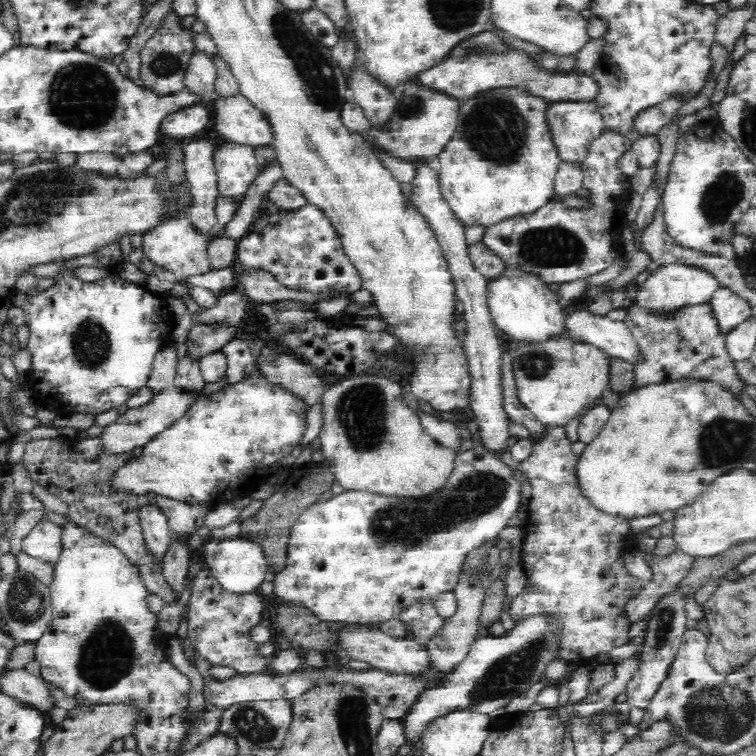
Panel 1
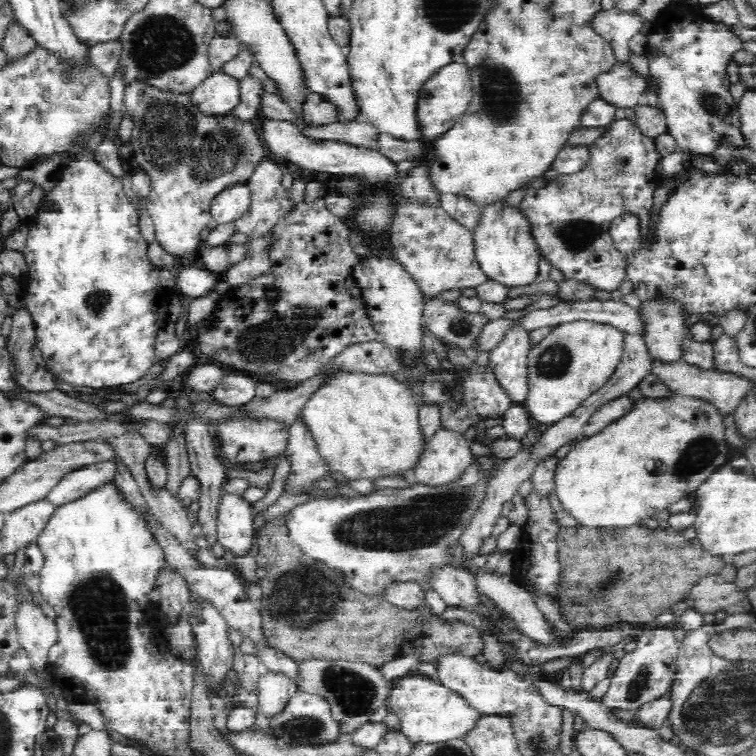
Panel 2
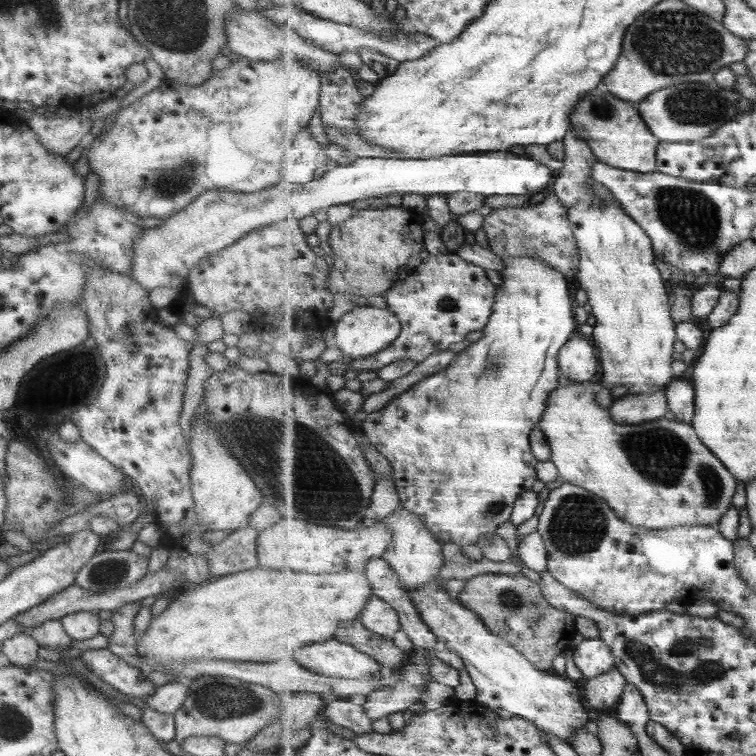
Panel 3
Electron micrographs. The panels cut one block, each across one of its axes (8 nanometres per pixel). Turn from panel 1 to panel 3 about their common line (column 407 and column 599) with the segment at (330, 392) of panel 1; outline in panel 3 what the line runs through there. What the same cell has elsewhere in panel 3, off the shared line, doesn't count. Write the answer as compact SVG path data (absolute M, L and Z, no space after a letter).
M577 383L575 385L570 384L557 387L555 392L551 393L549 405L547 405L547 409L545 409L545 413L543 413L543 417L541 417L540 423L538 424L539 428L543 430L543 434L547 434L547 440L549 440L552 448L551 462L557 465L562 482L575 483L575 486L581 486L585 490L599 495L599 497L603 498L603 500L615 510L619 518L636 528L643 528L644 530L666 530L667 528L677 528L679 526L717 527L722 516L725 515L733 505L737 479L735 479L735 475L732 471L727 469L725 464L723 464L723 461L719 460L719 457L715 456L715 454L703 444L699 433L697 433L692 423L681 422L675 419L668 420L663 417L634 425L621 424L614 421L609 408L599 406L599 402L597 402L597 398L595 398L595 394L598 392L596 385L589 383Z

